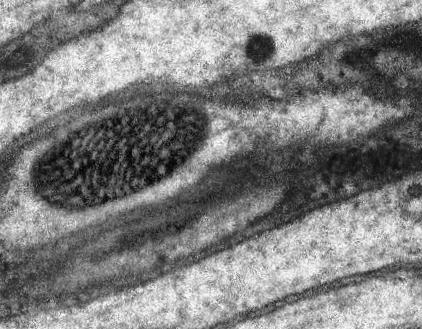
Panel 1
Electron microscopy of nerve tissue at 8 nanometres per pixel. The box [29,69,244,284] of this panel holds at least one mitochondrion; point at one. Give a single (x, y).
(53, 169)

